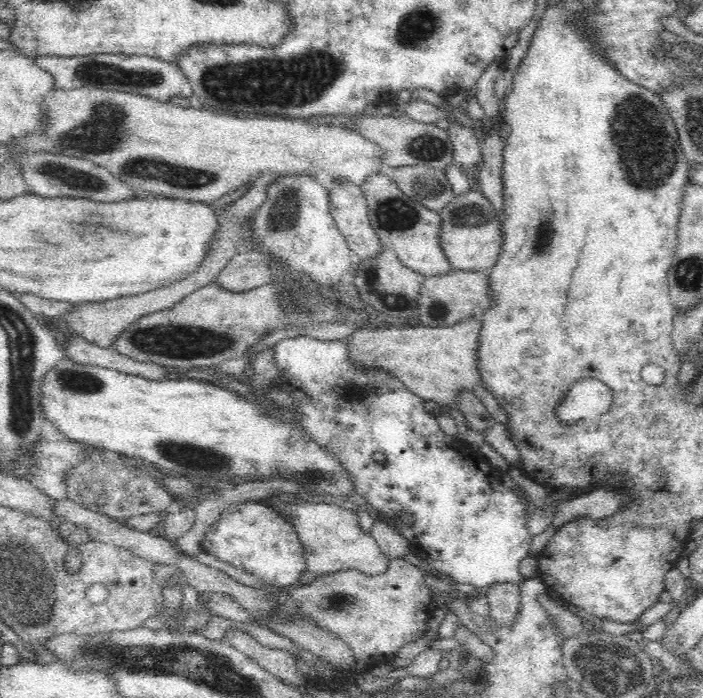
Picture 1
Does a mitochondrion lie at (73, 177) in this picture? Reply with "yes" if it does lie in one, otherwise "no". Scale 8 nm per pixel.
yes

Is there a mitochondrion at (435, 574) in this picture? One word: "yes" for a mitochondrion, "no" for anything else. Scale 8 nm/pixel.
no

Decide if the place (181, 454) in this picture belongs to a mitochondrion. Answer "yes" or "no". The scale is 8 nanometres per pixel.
yes

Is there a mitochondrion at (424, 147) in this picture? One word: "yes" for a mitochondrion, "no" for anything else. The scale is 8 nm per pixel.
yes

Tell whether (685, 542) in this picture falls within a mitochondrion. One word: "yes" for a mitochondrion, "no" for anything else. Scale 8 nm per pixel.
no

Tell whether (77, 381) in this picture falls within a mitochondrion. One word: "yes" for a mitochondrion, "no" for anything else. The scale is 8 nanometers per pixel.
yes

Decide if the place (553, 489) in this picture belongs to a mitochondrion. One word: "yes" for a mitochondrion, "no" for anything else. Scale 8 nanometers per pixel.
no

